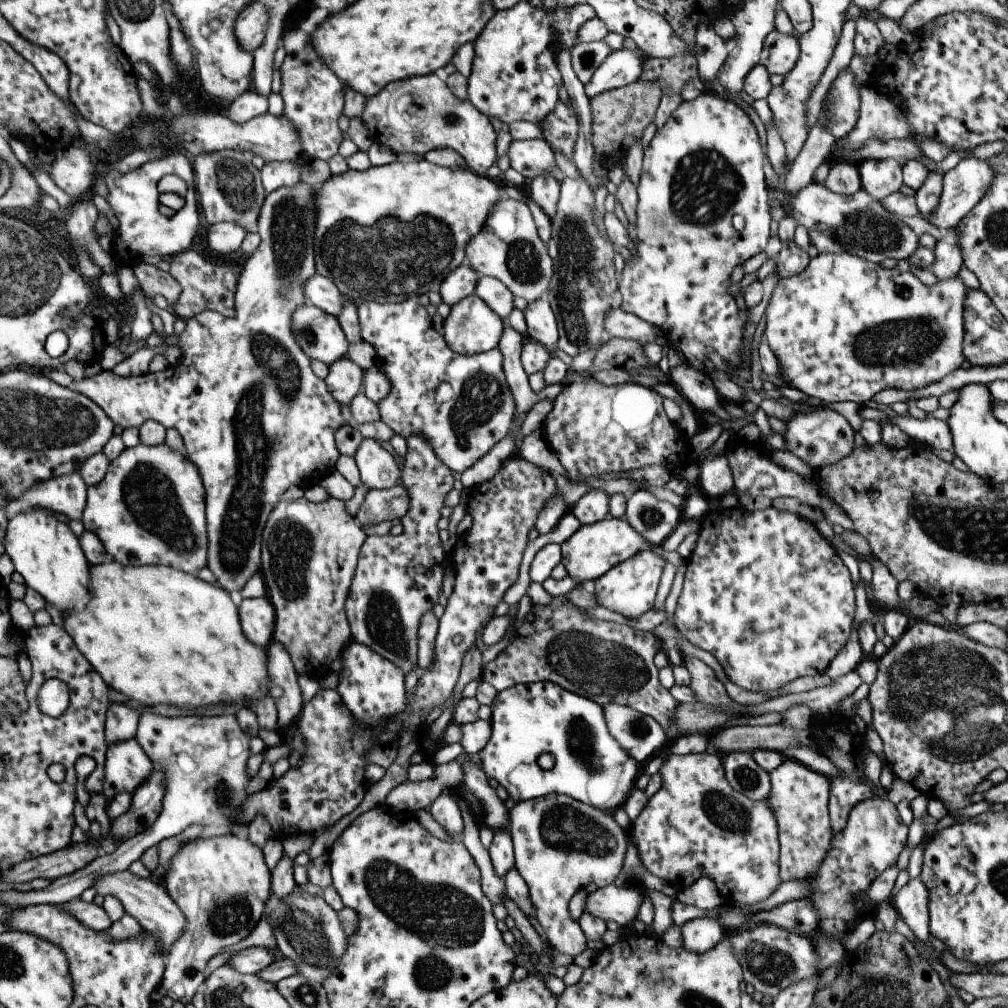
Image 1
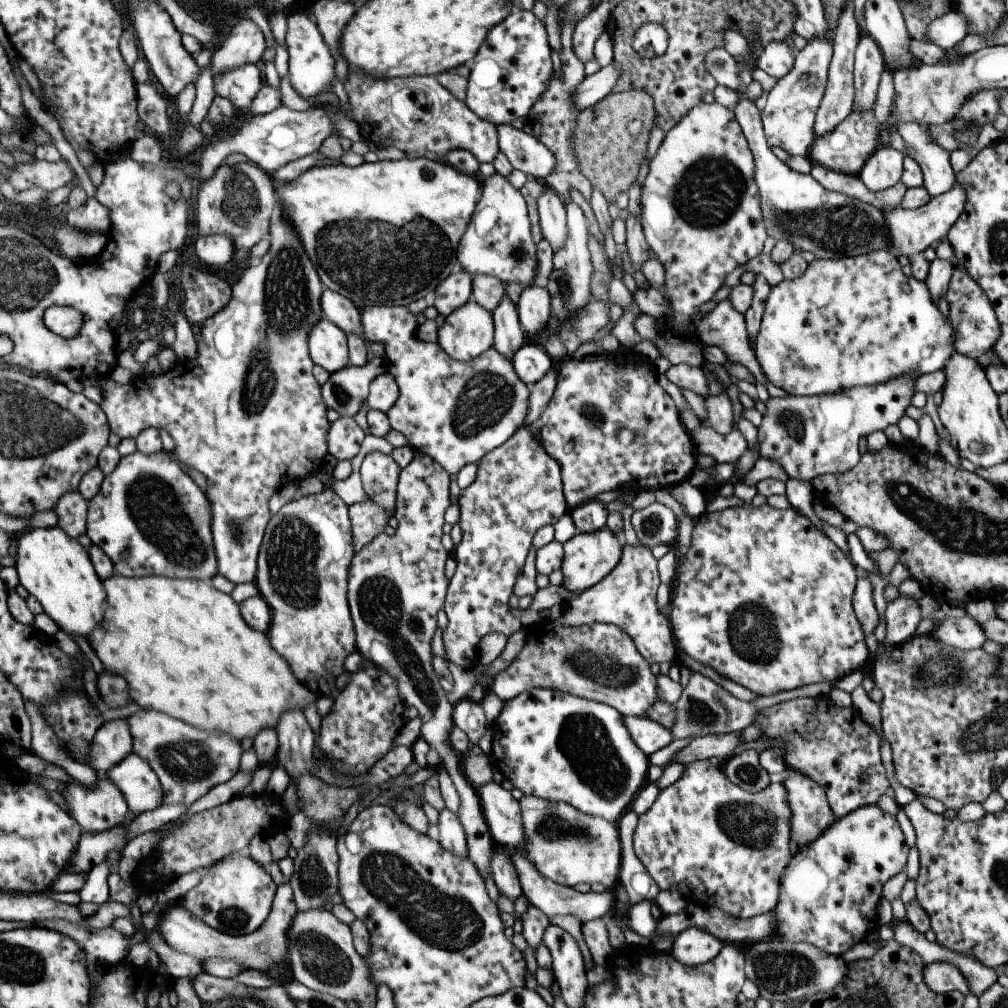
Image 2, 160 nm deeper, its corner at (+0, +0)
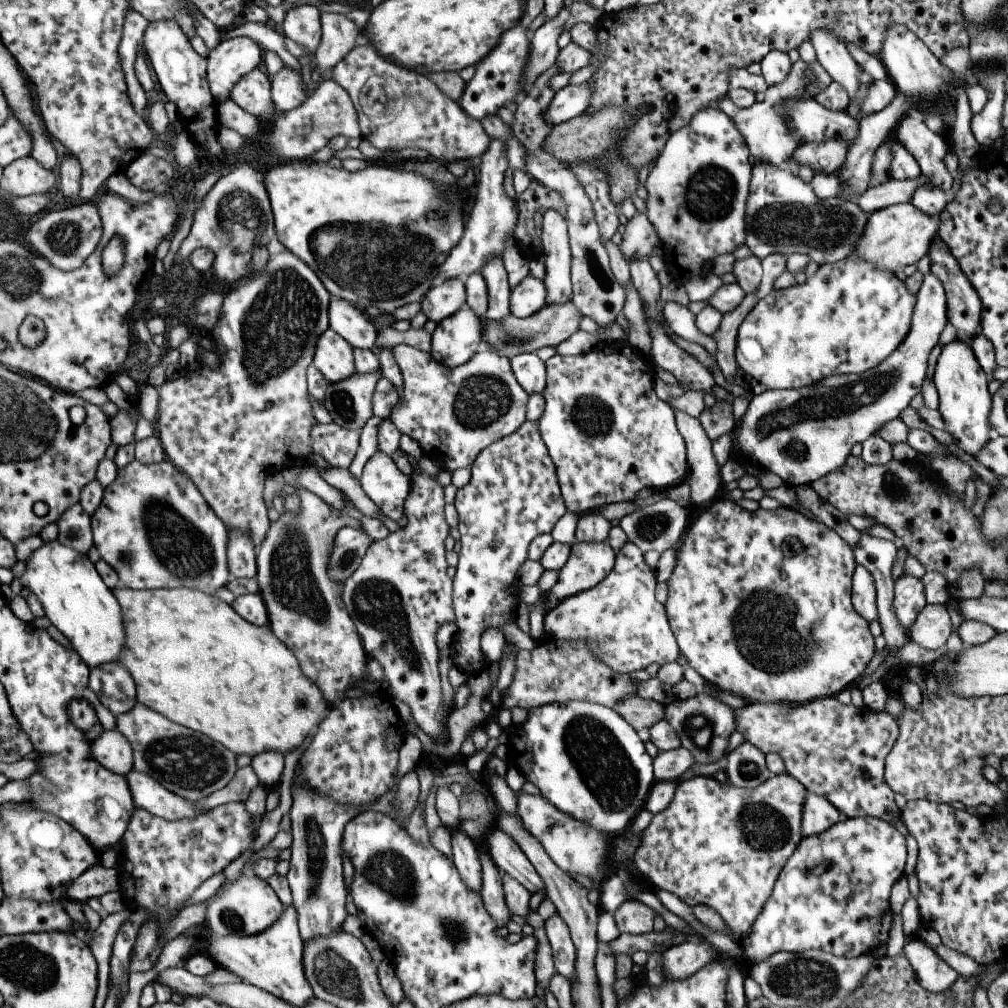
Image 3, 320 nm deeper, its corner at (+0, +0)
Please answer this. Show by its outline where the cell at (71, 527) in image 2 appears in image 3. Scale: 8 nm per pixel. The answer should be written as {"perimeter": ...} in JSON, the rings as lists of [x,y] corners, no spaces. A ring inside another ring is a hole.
{"perimeter":[[[78,502],[61,514],[55,523],[58,528],[57,542],[79,554],[87,554],[93,546],[90,516],[83,512]]]}

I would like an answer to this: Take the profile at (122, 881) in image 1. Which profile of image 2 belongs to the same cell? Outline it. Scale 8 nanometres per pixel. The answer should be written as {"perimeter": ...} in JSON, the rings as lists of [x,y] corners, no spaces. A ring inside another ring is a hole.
{"perimeter":[[[287,880],[276,887],[270,906],[269,914],[261,923],[261,926],[252,933],[246,935],[228,935],[213,927],[207,926],[203,921],[194,917],[181,905],[174,905],[167,910],[163,909],[157,916],[154,930],[163,937],[167,946],[180,953],[193,956],[202,962],[205,959],[219,957],[236,962],[242,970],[254,970],[267,973],[278,984],[284,967],[288,966],[288,948],[286,933],[292,925],[294,916],[298,910],[292,899],[292,890]]]}

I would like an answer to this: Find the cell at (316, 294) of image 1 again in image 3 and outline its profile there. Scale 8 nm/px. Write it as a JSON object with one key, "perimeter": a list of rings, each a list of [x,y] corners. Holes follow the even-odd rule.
{"perimeter":[[[340,299],[328,303],[328,328],[336,332],[352,348],[373,350],[377,329],[369,316],[351,303]]]}

